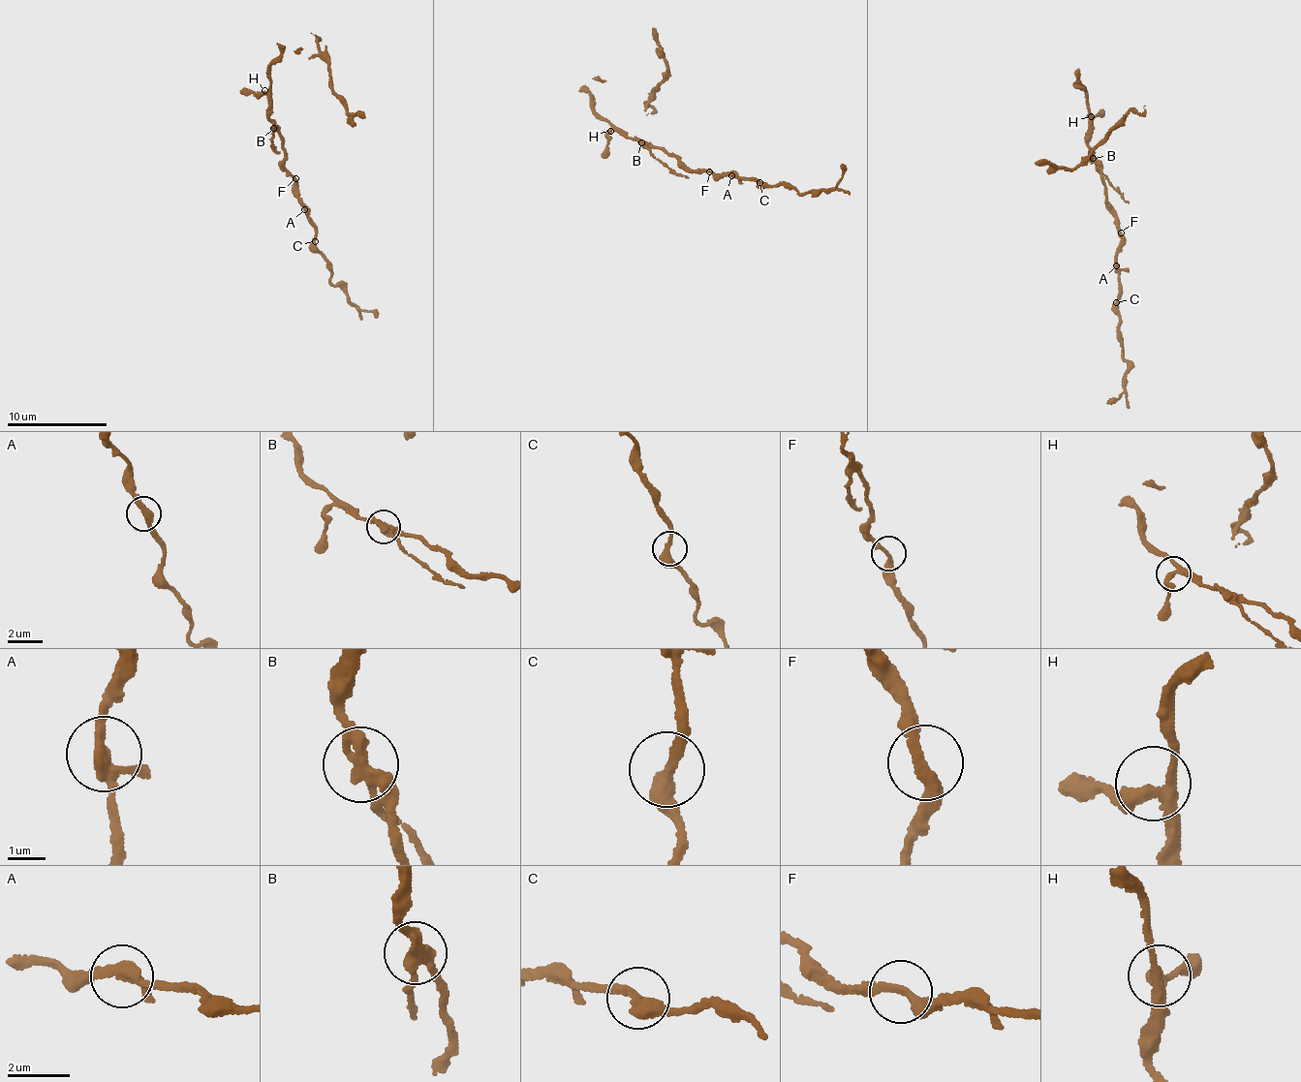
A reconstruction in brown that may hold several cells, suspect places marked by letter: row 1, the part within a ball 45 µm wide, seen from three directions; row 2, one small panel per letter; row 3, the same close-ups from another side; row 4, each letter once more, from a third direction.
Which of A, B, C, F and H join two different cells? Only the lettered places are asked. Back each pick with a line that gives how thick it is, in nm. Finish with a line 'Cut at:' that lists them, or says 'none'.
B: 320 nm thick
Cut at: B

